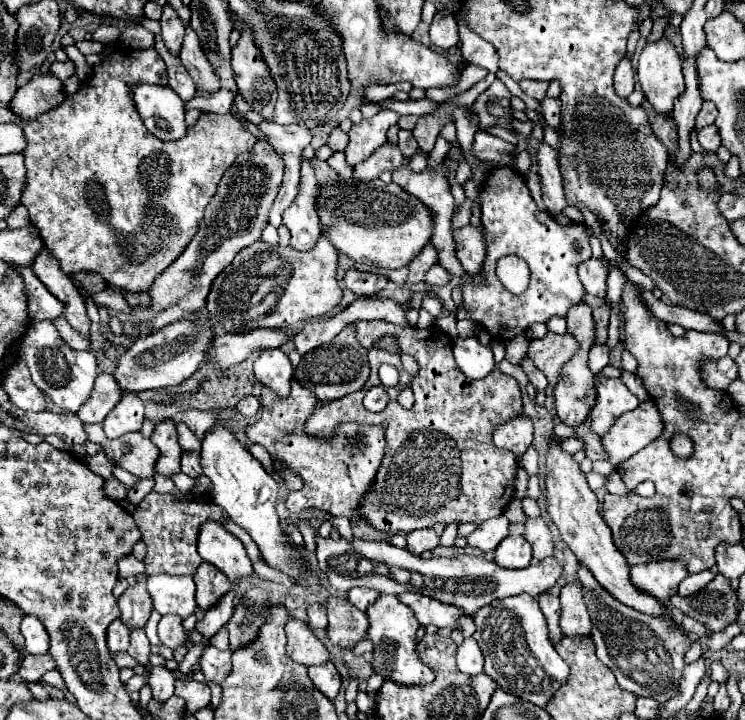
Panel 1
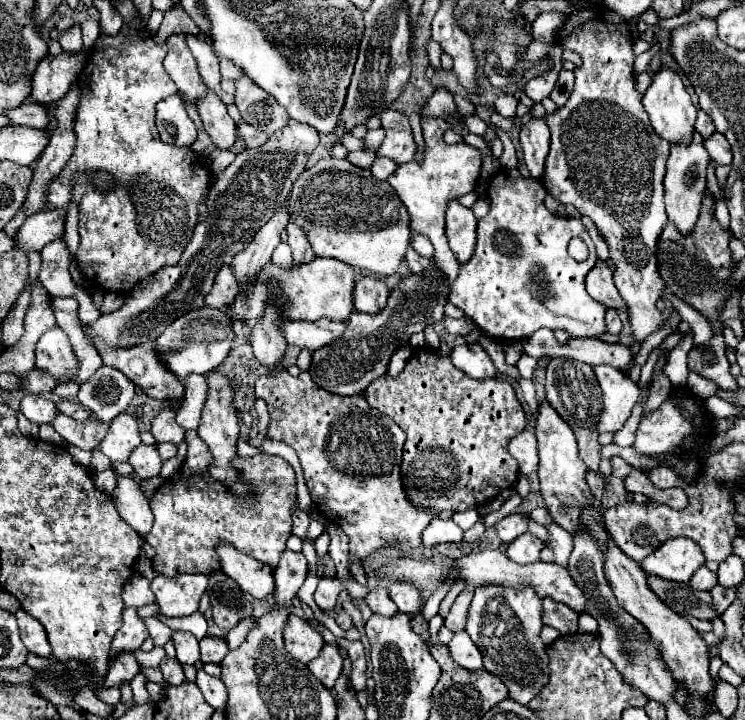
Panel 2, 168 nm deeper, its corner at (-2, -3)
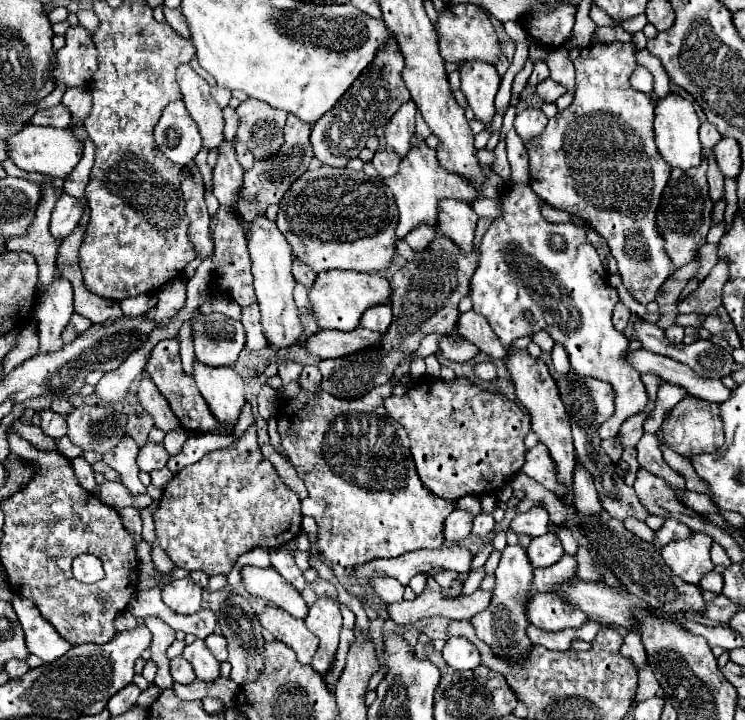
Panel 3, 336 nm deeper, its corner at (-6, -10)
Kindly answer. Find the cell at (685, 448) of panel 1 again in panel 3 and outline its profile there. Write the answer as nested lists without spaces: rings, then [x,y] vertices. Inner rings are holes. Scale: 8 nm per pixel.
[[[682,398],[672,412],[668,414],[668,418],[662,422],[662,438],[664,438],[664,446],[672,448],[676,454],[688,458],[688,456],[698,456],[704,452],[714,452],[722,446],[724,442],[724,434],[722,434],[722,418],[720,418],[720,410],[718,404],[712,402],[702,402],[698,398]]]

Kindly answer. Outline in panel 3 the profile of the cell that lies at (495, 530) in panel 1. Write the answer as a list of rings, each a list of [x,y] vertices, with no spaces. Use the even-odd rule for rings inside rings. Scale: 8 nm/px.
[[[530,508],[528,512],[514,516],[514,520],[510,522],[510,530],[514,530],[518,536],[542,536],[548,532],[548,512],[544,508]]]

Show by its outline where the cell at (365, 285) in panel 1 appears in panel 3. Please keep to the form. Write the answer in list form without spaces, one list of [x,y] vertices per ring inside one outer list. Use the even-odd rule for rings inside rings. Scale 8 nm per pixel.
[[[374,304],[370,306],[364,314],[362,314],[362,320],[360,324],[368,330],[374,330],[374,332],[384,332],[392,322],[392,308],[390,304]]]

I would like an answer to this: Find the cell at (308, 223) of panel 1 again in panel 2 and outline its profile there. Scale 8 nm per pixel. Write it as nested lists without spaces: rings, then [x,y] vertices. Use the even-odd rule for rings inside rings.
[[[288,223],[286,225],[286,231],[288,231],[288,245],[292,249],[294,265],[310,263],[314,259],[314,253],[312,253],[312,247],[310,247],[304,231],[300,227],[296,227],[294,223]]]

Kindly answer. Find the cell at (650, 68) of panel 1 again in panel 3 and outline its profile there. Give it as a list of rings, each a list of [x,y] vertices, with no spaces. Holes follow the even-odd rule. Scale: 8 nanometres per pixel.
[[[668,94],[656,102],[656,120],[654,120],[656,146],[662,154],[662,158],[666,158],[666,162],[670,162],[670,166],[678,166],[684,170],[684,168],[692,168],[692,166],[700,164],[702,146],[698,140],[698,126],[700,126],[700,120],[698,120],[698,114],[696,114],[692,102],[688,102],[680,94]]]

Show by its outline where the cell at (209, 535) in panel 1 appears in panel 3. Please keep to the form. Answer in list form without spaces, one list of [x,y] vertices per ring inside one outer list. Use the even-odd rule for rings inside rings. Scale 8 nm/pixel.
[[[242,566],[240,576],[250,596],[274,604],[292,614],[294,618],[306,618],[308,614],[306,602],[272,566],[270,568]]]

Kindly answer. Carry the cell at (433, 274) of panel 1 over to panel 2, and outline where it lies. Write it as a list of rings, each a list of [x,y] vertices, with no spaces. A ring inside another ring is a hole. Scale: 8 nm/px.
[[[408,247],[408,251],[406,251],[406,261],[408,261],[408,267],[412,273],[422,273],[430,265],[430,259],[418,255],[412,247]]]

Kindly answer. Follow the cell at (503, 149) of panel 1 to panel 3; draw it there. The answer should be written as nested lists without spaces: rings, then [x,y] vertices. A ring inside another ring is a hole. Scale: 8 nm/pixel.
[[[426,140],[412,146],[410,154],[404,160],[400,160],[398,174],[394,178],[384,180],[384,182],[392,190],[394,200],[398,204],[398,210],[400,210],[398,238],[404,238],[408,232],[414,230],[414,226],[420,226],[420,224],[436,226],[438,224],[438,208],[440,208],[442,200],[456,198],[462,202],[474,202],[478,196],[478,190],[464,176],[450,172],[438,164],[436,150],[430,148],[426,144]]]

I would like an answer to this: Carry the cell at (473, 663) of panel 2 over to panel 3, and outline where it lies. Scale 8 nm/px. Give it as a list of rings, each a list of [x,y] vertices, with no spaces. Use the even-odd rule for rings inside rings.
[[[452,636],[448,638],[442,656],[446,664],[450,664],[454,670],[472,670],[482,664],[480,650],[464,636]]]

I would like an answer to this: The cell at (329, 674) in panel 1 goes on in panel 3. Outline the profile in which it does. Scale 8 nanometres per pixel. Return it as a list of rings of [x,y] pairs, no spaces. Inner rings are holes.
[[[330,598],[318,600],[308,610],[304,622],[320,638],[320,648],[312,658],[312,668],[324,676],[332,668],[338,650],[338,632],[342,628],[342,614],[338,610],[338,604]]]

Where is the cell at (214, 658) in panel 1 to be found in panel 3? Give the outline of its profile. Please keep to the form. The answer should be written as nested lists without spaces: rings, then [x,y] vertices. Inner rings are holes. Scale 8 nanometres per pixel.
[[[210,634],[206,640],[206,646],[208,646],[208,650],[214,654],[214,658],[218,660],[218,662],[224,662],[226,660],[226,638],[222,636],[222,634]]]

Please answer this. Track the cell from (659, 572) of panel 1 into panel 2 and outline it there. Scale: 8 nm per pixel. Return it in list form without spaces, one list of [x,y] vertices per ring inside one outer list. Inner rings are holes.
[[[674,537],[674,539],[668,539],[666,543],[662,543],[662,547],[658,547],[658,551],[650,553],[642,561],[642,569],[646,573],[652,573],[652,575],[658,575],[664,579],[684,581],[684,579],[692,579],[694,571],[698,567],[702,567],[704,561],[706,559],[694,541]]]

